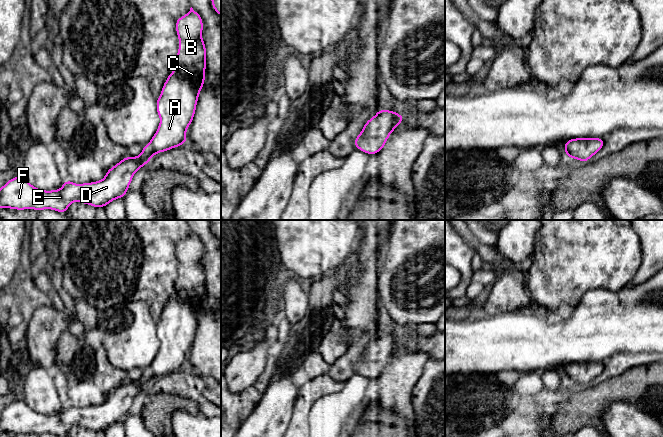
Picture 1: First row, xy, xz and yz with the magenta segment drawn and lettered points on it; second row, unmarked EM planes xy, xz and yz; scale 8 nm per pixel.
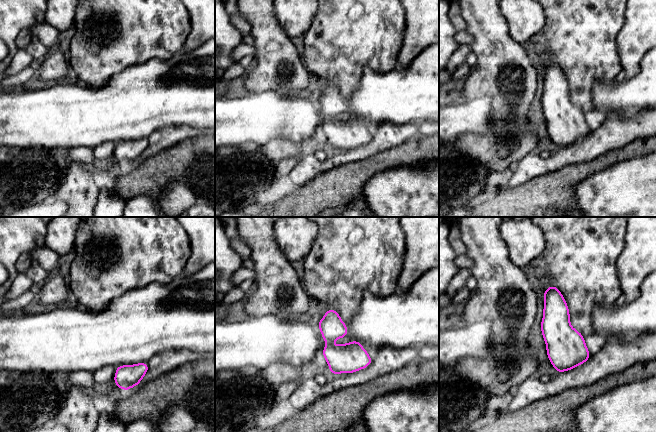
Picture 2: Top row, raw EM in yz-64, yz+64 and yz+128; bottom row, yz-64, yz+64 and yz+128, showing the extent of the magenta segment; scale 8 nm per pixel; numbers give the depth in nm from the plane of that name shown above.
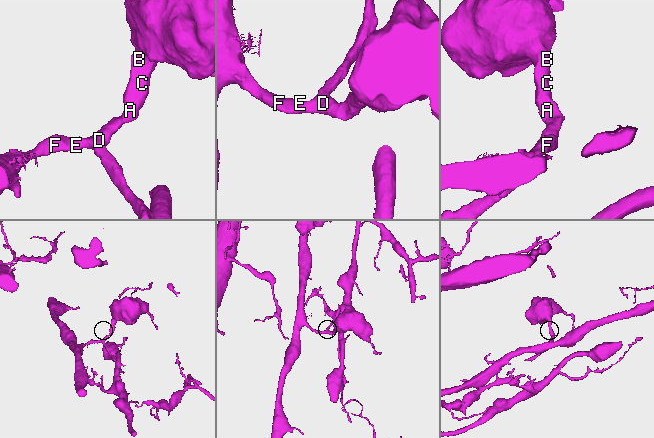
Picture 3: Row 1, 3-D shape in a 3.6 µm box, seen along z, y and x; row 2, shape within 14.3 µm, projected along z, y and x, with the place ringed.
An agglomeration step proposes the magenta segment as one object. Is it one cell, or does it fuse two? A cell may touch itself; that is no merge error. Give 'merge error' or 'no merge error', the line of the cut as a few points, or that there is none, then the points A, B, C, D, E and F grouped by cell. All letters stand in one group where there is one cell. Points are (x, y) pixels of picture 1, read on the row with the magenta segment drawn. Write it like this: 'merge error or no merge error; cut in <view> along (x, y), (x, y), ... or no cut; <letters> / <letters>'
no merge error; no cut; A B C D E F

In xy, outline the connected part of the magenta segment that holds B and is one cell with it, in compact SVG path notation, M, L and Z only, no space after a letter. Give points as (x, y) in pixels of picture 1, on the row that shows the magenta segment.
M192 7L186 15L176 20L176 33L179 38L179 49L175 58L176 67L165 81L160 97L156 99L156 109L160 117L158 129L151 141L143 146L143 151L139 156L127 156L122 159L107 170L106 176L100 181L75 184L67 180L58 190L41 190L31 185L23 176L16 176L0 188L0 208L35 209L37 211L52 209L66 213L69 205L76 201L92 205L95 208L106 207L113 200L125 196L135 172L142 168L143 165L147 165L155 154L186 143L186 130L194 118L199 93L205 82L206 47L202 39L202 31L202 18Z

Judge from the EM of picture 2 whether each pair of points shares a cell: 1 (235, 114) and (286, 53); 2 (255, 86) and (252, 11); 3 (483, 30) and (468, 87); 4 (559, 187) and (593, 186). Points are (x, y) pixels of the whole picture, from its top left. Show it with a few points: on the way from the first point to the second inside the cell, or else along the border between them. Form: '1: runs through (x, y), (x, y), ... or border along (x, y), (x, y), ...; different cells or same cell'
1: border along (277, 92), (264, 90), (245, 93); different cells
2: runs through (264, 67), (264, 30); same cell
3: runs through (484, 44), (484, 71), (482, 73); same cell
4: border along (594, 173), (586, 176), (574, 188), (573, 206); different cells

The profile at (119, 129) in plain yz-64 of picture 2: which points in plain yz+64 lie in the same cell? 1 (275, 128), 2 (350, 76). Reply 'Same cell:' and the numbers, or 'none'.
Same cell: 1

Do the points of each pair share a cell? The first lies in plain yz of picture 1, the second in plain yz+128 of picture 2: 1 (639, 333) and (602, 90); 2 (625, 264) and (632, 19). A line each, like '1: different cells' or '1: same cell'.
1: same cell
2: different cells

